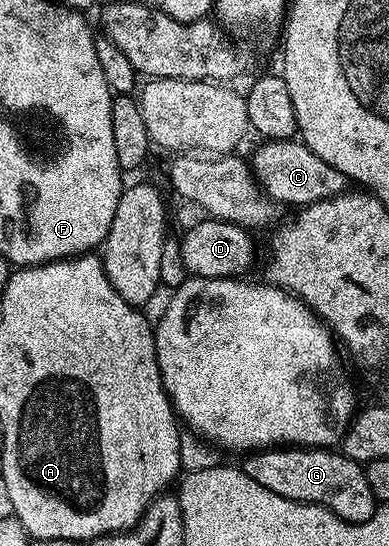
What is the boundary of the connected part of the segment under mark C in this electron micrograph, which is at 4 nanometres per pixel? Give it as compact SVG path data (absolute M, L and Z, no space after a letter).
M289 140L286 142L265 141L264 146L256 150L256 155L250 158L250 167L260 185L260 189L277 204L289 202L292 208L303 208L309 206L312 202L321 202L323 198L332 198L336 194L345 193L346 179L342 172L338 172L326 160L322 160L311 150L309 146L304 145L299 140Z

